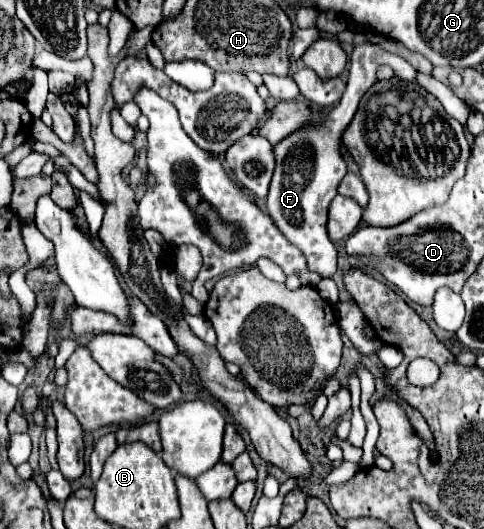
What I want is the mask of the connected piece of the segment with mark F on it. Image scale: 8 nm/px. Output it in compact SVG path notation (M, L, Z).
M355 43L351 53L347 89L339 105L323 119L311 121L305 129L285 137L279 145L275 145L277 167L271 179L265 209L277 223L277 227L283 231L283 235L289 235L289 241L303 251L309 269L319 273L321 277L333 277L337 271L337 249L327 235L327 207L331 199L337 195L339 183L347 175L347 163L339 149L341 133L351 123L365 91L377 81L375 73L381 65L391 65L395 75L403 81L413 81L417 75L417 71L403 57L393 55L373 43Z

